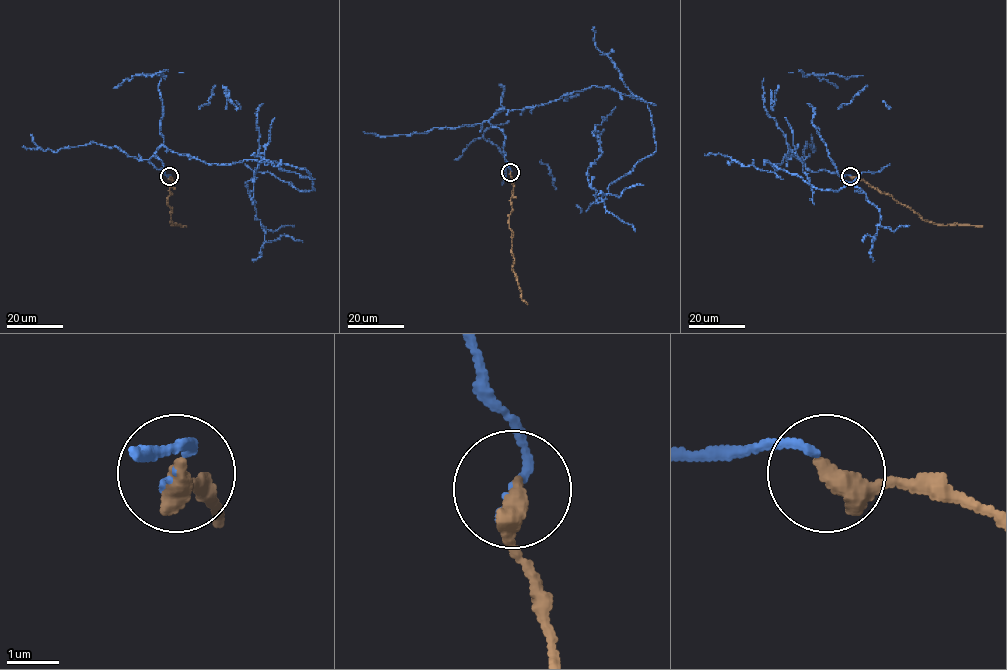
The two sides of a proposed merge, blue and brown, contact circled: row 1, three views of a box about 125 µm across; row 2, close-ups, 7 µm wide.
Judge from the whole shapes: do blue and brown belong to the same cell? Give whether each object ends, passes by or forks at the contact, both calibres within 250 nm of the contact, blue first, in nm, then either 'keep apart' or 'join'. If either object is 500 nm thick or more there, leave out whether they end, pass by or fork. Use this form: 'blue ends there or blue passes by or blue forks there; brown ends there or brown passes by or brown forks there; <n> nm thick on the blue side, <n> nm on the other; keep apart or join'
blue ends there; brown ends there; 120 nm thick on the blue side, 460 nm on the other; keep apart

